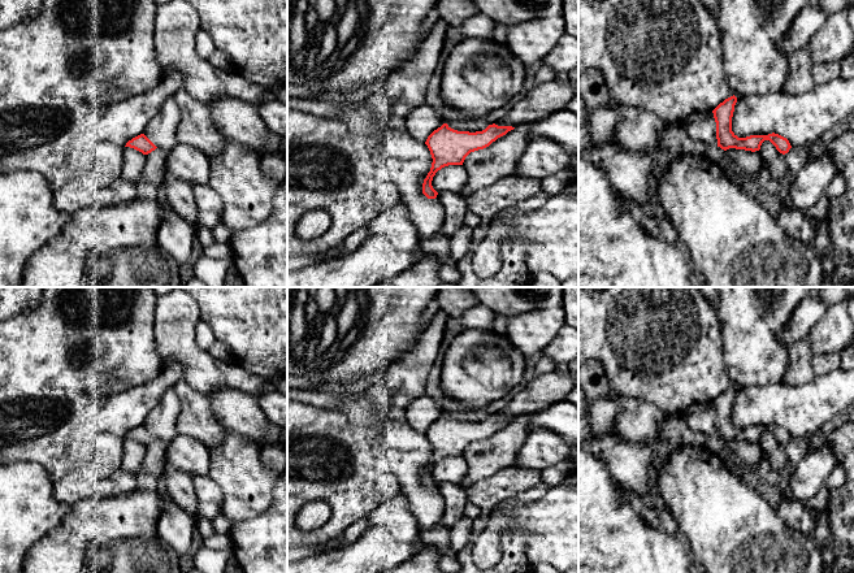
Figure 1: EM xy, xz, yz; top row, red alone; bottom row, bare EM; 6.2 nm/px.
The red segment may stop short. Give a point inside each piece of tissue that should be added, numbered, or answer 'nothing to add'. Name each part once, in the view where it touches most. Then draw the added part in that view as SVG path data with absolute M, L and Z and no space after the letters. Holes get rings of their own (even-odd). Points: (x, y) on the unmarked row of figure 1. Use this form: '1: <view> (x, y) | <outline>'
nothing to add

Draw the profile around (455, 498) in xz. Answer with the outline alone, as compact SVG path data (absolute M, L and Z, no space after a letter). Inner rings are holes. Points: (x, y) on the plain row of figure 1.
M454 482L439 483L439 492L445 500L443 522L451 529L463 520L464 508L468 503L467 490Z

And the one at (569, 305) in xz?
M563 287L565 325L578 330L578 287Z

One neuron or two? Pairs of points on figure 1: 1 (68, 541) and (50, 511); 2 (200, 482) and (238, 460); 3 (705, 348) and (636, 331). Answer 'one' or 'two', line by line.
1: two
2: two
3: one

